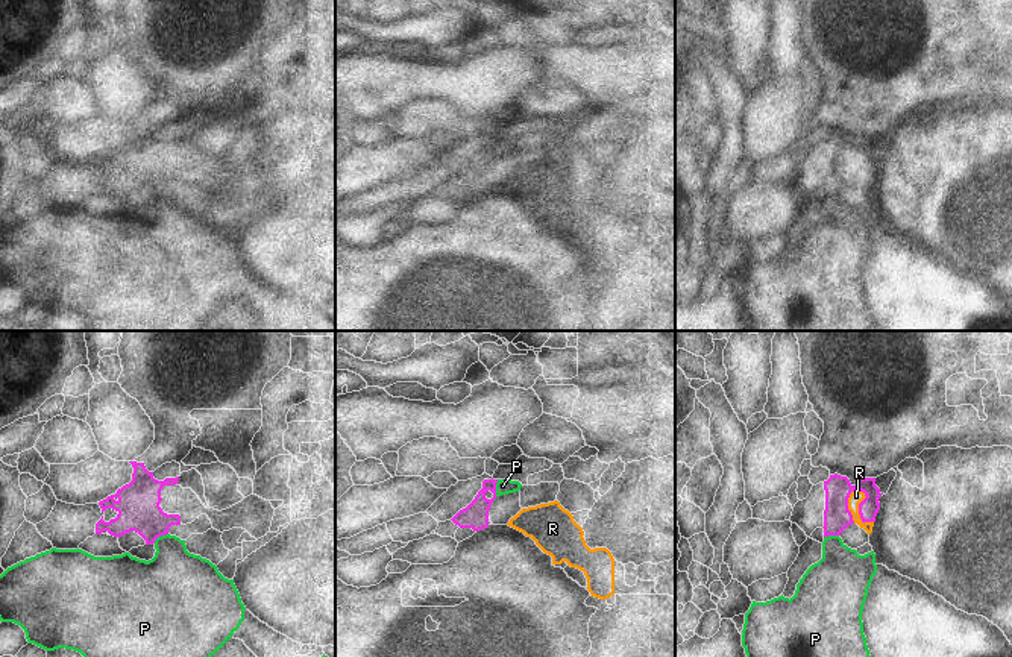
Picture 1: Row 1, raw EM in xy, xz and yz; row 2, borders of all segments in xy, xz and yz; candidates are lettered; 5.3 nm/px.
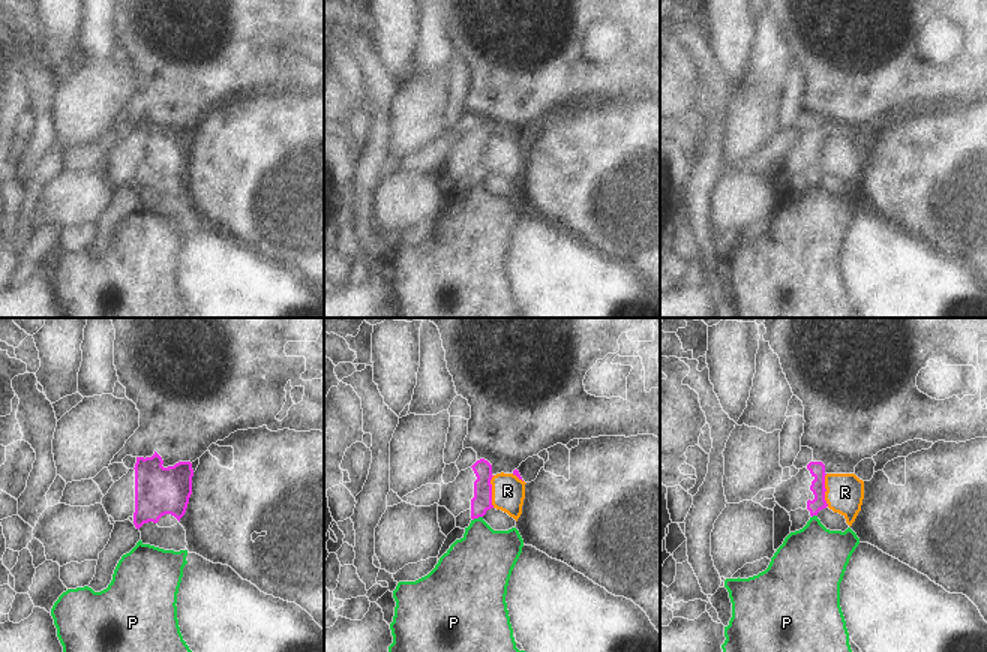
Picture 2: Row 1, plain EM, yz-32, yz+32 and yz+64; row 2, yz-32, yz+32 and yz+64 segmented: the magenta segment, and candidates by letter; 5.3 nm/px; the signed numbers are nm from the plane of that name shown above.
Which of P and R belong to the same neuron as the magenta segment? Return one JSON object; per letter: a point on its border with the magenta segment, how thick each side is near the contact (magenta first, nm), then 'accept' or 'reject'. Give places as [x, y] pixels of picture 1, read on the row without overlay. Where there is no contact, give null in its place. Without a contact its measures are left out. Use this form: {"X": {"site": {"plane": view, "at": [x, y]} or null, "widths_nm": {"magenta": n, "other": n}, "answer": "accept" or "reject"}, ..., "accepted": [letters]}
{"P": {"site": {"plane": "xz", "at": [495, 147]}, "widths_nm": {"magenta": 140, "other": 80}, "answer": "reject"}, "R": {"site": {"plane": "yz", "at": [859, 167]}, "widths_nm": {"magenta": 140, "other": 70}, "answer": "accept"}, "accepted": ["R"]}

